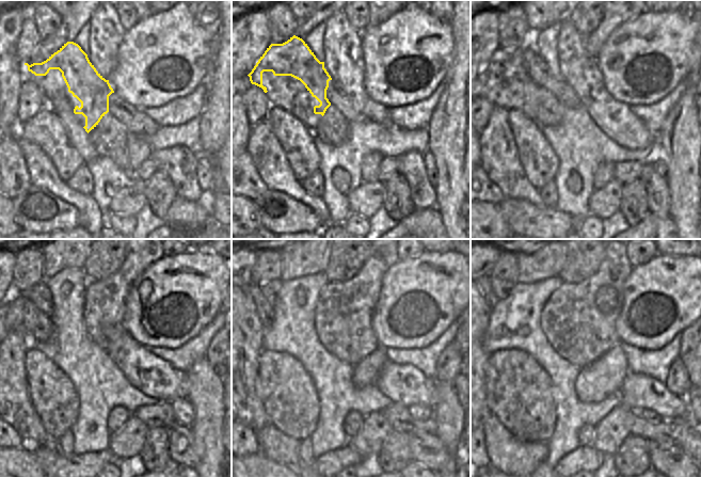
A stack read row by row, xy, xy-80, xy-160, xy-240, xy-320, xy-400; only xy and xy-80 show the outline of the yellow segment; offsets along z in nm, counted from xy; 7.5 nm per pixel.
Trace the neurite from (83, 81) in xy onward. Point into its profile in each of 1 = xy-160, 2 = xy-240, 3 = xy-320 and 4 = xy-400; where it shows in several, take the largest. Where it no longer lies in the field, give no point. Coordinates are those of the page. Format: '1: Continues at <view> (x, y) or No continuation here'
1: Continues at xy-160 (492, 90)
2: Continues at xy-240 (14, 306)
3: No continuation here
4: No continuation here

